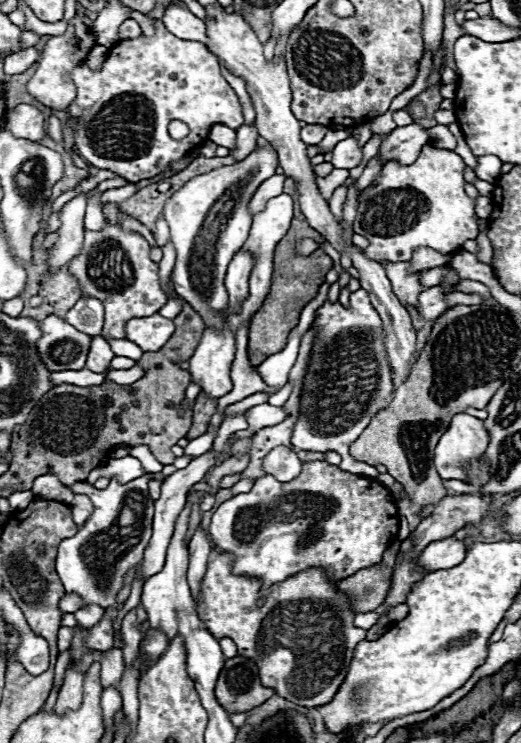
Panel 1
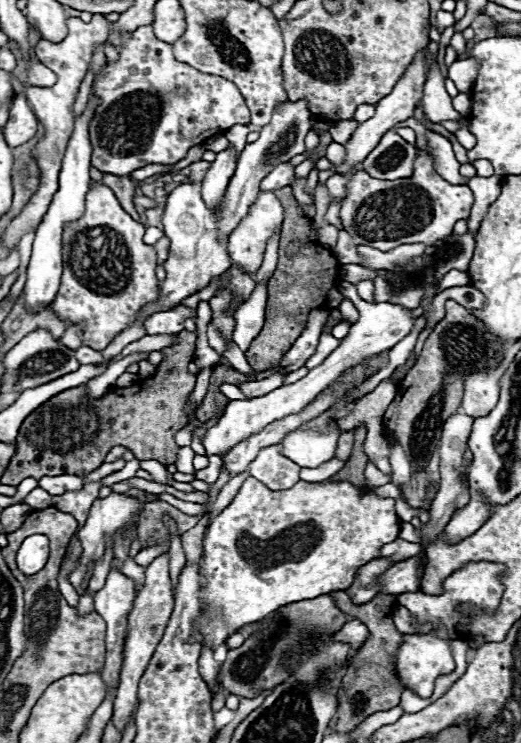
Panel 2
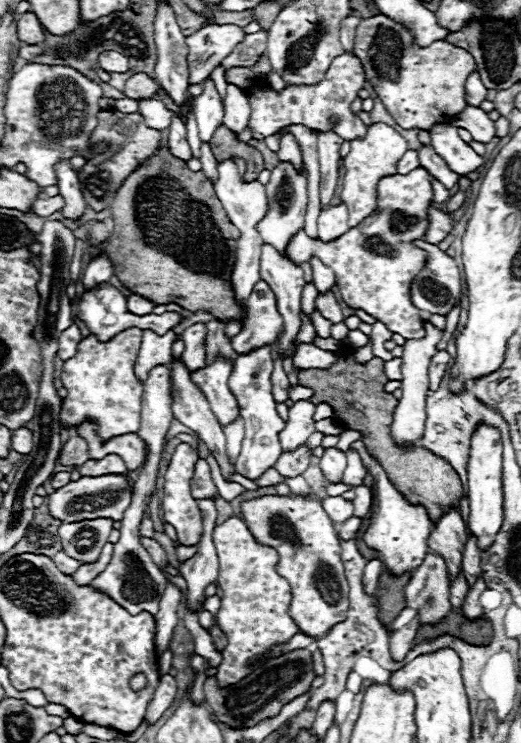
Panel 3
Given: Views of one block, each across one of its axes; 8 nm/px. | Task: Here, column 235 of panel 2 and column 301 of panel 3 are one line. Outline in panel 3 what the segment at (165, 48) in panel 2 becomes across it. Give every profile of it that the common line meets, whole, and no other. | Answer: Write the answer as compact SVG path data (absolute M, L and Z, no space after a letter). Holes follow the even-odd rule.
M354 54L338 56L330 64L328 72L324 74L324 80L320 80L314 86L290 84L282 92L276 92L266 82L256 80L248 88L244 88L244 94L246 94L246 98L250 102L250 110L252 110L250 120L248 120L252 138L264 140L266 136L270 136L290 124L302 124L310 130L334 130L344 140L354 140L358 136L362 138L368 132L368 128L360 122L358 116L352 114L350 104L356 100L358 90L362 88L364 82L366 82L366 78L364 78L362 64ZM332 118L336 120L336 124L330 124Z

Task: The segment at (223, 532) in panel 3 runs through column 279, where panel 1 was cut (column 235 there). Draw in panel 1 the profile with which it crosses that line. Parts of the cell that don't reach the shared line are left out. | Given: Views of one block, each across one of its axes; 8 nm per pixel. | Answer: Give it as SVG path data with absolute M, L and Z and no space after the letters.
M214 552L212 562L208 564L206 576L200 586L200 604L198 616L206 624L208 632L216 638L232 638L238 646L238 654L250 658L258 668L258 678L262 686L272 688L278 696L306 708L322 706L334 698L342 680L346 678L350 660L354 656L354 648L358 640L366 638L366 630L354 626L354 600L338 588L338 580L330 580L322 568L308 568L280 584L270 586L264 596L264 604L258 608L258 594L262 590L260 578L238 576L232 572L234 554Z

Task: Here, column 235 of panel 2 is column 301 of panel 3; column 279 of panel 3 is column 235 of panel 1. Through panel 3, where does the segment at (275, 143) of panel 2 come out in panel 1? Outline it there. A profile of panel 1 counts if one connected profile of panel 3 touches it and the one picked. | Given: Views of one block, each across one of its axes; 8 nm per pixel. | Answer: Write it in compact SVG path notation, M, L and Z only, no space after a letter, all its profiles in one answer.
M272 146L266 150L256 148L234 166L224 166L192 178L164 206L170 236L178 252L172 274L174 288L178 296L182 296L200 314L204 326L222 328L220 314L228 306L228 292L224 286L226 266L230 264L234 252L242 248L250 232L252 218L246 210L248 200L262 180L274 176L276 162L278 156Z

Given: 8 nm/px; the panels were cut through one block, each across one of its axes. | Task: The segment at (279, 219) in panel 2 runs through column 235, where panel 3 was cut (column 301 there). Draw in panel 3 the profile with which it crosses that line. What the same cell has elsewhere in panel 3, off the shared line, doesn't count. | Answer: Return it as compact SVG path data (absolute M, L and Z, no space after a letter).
M408 172L386 176L376 188L376 212L364 218L356 228L332 242L316 242L300 230L288 244L288 256L294 264L308 262L314 254L336 272L336 286L340 286L342 300L354 308L364 310L376 320L384 322L392 332L408 338L424 338L424 320L420 310L410 300L410 284L424 268L426 252L416 248L412 240L424 240L428 230L428 208L432 206L432 176L428 172Z

